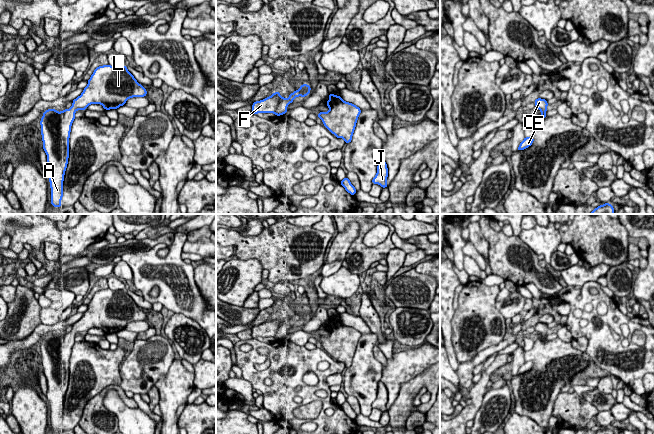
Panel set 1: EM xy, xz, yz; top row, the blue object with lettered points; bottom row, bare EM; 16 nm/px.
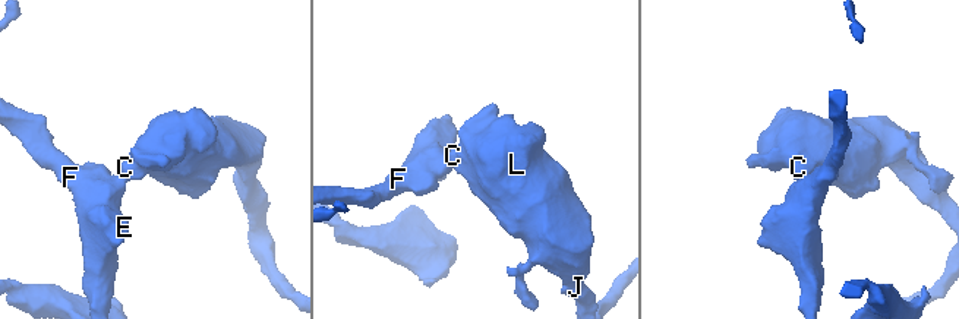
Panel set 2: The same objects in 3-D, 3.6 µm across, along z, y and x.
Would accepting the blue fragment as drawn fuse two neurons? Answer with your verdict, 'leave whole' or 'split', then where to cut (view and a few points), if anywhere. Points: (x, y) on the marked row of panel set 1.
leave whole; no cut

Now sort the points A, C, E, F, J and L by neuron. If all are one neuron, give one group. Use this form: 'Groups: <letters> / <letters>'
Groups: A C E F J L

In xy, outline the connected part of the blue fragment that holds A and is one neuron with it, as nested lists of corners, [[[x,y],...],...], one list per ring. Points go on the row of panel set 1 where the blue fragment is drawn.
[[[126,65],[97,67],[72,107],[58,112],[48,109],[40,121],[43,149],[47,155],[47,170],[51,188],[51,204],[61,207],[63,181],[69,158],[71,126],[77,110],[100,104],[105,110],[117,109],[133,97],[145,97],[146,89],[137,82]]]

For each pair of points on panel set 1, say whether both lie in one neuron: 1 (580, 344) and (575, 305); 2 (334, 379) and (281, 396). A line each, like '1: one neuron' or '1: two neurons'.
1: two neurons
2: two neurons

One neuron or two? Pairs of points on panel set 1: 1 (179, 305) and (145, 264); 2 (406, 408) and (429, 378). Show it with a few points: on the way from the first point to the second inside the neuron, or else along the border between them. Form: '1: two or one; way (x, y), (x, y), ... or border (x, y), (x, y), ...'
1: one; way (176, 295), (155, 274)
2: one; way (406, 399), (406, 395), (420, 381)

